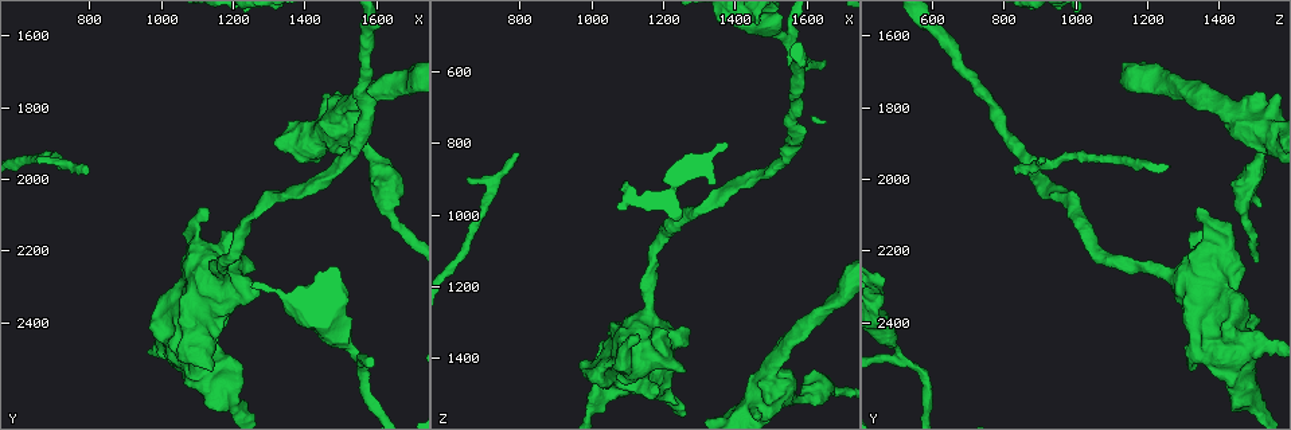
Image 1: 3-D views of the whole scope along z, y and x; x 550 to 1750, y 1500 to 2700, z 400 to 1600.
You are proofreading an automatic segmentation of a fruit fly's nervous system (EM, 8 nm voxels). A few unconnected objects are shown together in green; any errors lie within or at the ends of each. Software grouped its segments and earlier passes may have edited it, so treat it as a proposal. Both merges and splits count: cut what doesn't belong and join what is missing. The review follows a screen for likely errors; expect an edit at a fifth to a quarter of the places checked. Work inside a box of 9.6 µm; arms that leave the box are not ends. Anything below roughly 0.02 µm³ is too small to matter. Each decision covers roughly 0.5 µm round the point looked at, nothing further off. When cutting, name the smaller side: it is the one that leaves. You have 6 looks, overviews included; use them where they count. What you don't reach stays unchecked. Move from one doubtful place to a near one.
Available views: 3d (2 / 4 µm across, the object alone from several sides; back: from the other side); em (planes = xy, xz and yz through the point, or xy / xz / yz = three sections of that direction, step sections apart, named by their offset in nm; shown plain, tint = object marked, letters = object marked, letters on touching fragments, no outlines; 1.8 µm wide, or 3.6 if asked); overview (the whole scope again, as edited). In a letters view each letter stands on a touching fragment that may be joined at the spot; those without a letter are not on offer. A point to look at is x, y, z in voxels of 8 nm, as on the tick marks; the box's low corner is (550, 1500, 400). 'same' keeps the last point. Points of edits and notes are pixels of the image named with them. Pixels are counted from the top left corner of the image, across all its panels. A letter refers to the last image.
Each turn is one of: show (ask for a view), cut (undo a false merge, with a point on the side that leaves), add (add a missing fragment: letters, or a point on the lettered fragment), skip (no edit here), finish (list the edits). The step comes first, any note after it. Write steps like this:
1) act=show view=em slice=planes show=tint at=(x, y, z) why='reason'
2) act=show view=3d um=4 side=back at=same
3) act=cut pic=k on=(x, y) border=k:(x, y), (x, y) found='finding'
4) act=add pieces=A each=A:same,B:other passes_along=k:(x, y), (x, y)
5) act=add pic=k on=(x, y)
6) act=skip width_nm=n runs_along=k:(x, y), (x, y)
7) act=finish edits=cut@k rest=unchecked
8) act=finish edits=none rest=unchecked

act=show view=em slice=planes show=tint at=(800, 1990, 830)

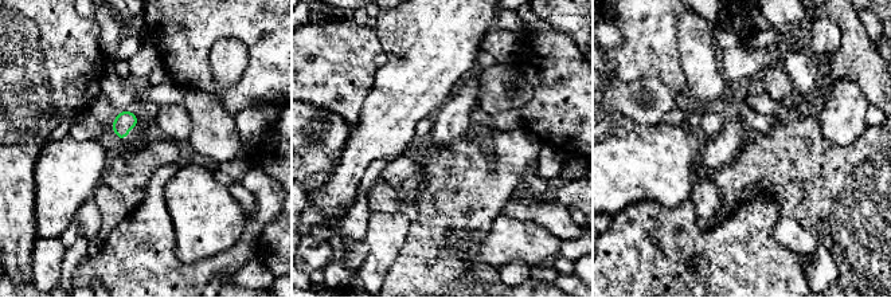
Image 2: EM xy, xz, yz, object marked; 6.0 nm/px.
act=show view=em slice=planes show=letters at=same why='see the neighbours'

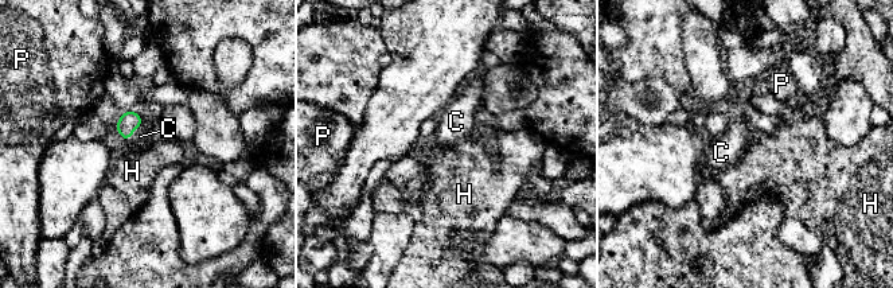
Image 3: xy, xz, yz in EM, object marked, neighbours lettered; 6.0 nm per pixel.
act=add pieces=C each=C:same,H:other,P:other passes_along=3:(129, 121), (132, 132), (140, 136) found='it goes on there'

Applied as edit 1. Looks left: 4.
act=show view=em slice=yz step=8 show=tint at=(1550, 2500, 510)

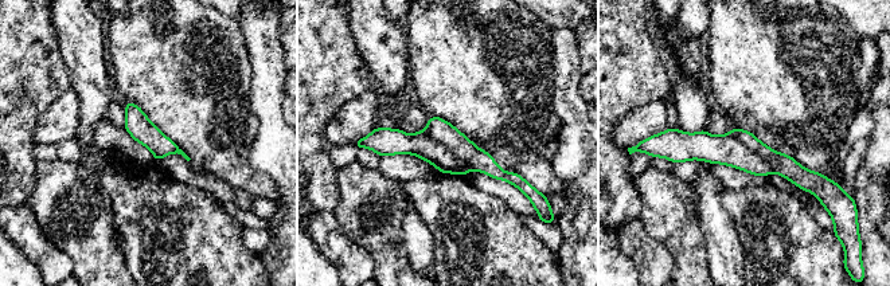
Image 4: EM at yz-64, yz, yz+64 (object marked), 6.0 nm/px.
act=show view=em slice=xz step=4 show=letters at=same

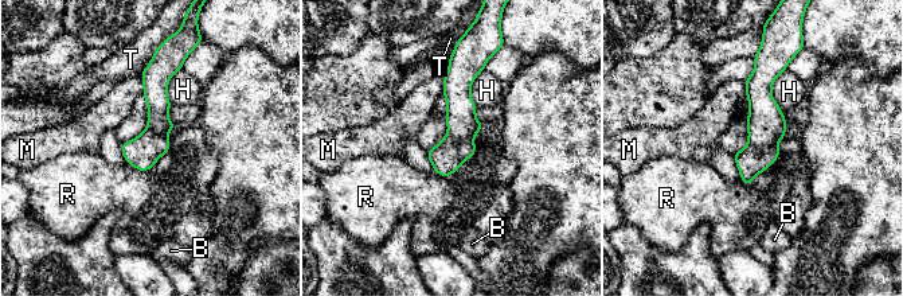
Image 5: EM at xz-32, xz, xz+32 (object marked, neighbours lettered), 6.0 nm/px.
act=cut pic=5 on=(751, 162) longest_contact=R:380nm each=B:other,H:other,M:other,R:other,T:other border=5:(747, 141), (757, 148), (776, 145) found='a second neuron is stuck on'

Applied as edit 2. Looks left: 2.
act=show view=3d um=4 at=(1160, 2270, 1240) why='sudden change in width'

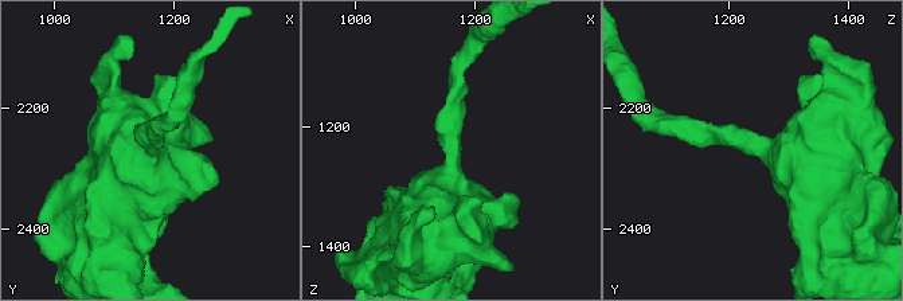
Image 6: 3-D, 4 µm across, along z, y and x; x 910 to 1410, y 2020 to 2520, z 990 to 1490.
act=show view=em um=3.6 slice=planes show=letters at=(1155, 2265, 1245) why='shape alone is not enough'

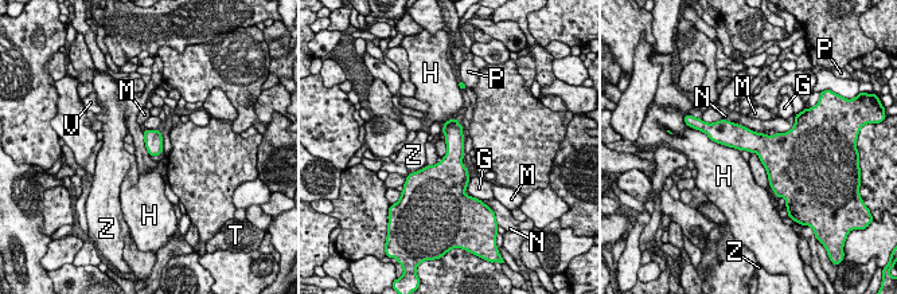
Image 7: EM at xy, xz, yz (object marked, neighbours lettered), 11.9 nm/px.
act=skip width_nm=220 each=G:other,H:other,M:other,N:other,P:other,T:other,V:other,Z:other border=7:(706, 133), (712, 140), (740, 151) found='continuous, no second neuron'

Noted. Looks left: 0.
act=finish edits=add@3,cut@5 rest=unchecked

